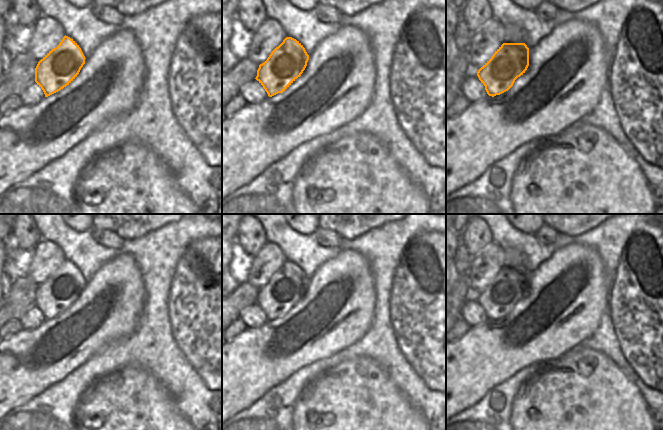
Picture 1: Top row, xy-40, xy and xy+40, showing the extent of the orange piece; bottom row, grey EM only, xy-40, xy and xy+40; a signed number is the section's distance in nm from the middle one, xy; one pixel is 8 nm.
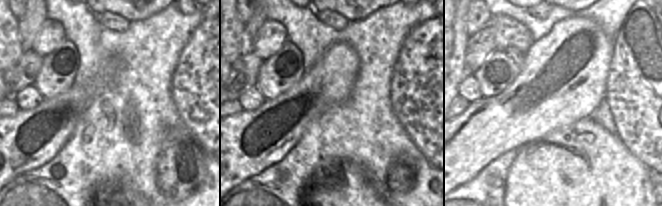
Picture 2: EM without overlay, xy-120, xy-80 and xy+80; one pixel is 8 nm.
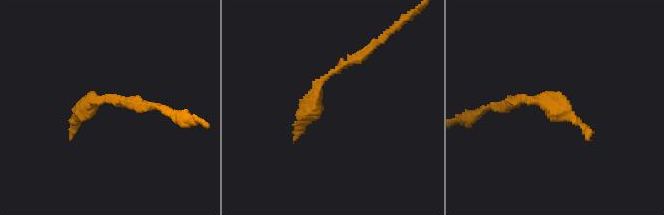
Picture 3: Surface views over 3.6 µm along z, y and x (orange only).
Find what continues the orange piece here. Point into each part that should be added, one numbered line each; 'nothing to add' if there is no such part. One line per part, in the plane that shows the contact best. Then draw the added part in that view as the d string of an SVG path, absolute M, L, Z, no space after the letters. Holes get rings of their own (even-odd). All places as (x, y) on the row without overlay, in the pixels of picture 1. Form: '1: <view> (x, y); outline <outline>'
nothing to add

